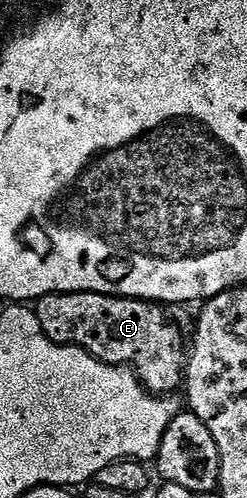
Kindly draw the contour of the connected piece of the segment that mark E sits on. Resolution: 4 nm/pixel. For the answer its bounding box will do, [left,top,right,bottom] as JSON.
[36,292,188,396]

